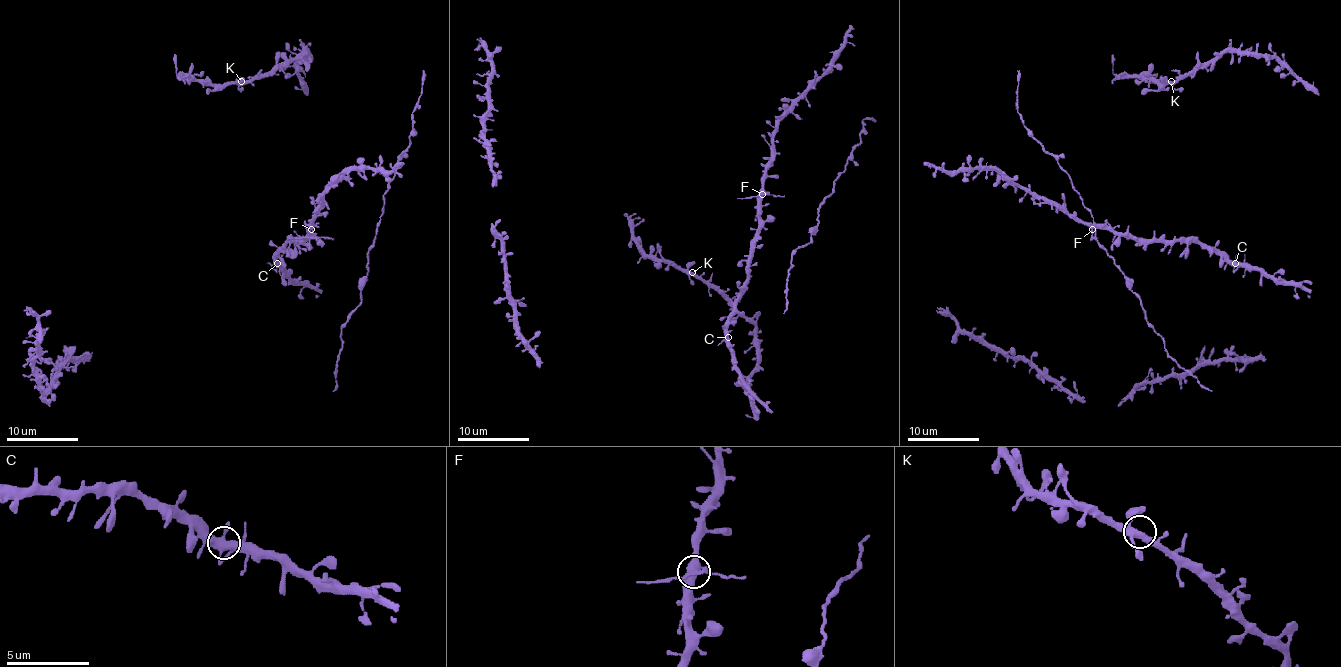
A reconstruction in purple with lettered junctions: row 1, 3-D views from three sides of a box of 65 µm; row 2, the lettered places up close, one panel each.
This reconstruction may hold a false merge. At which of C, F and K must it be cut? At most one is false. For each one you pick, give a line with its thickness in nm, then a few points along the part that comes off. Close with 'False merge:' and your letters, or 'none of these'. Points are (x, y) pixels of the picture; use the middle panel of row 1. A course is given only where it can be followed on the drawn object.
F: calibre 400 nm; course (761, 194), (736, 198)
False merge: F

